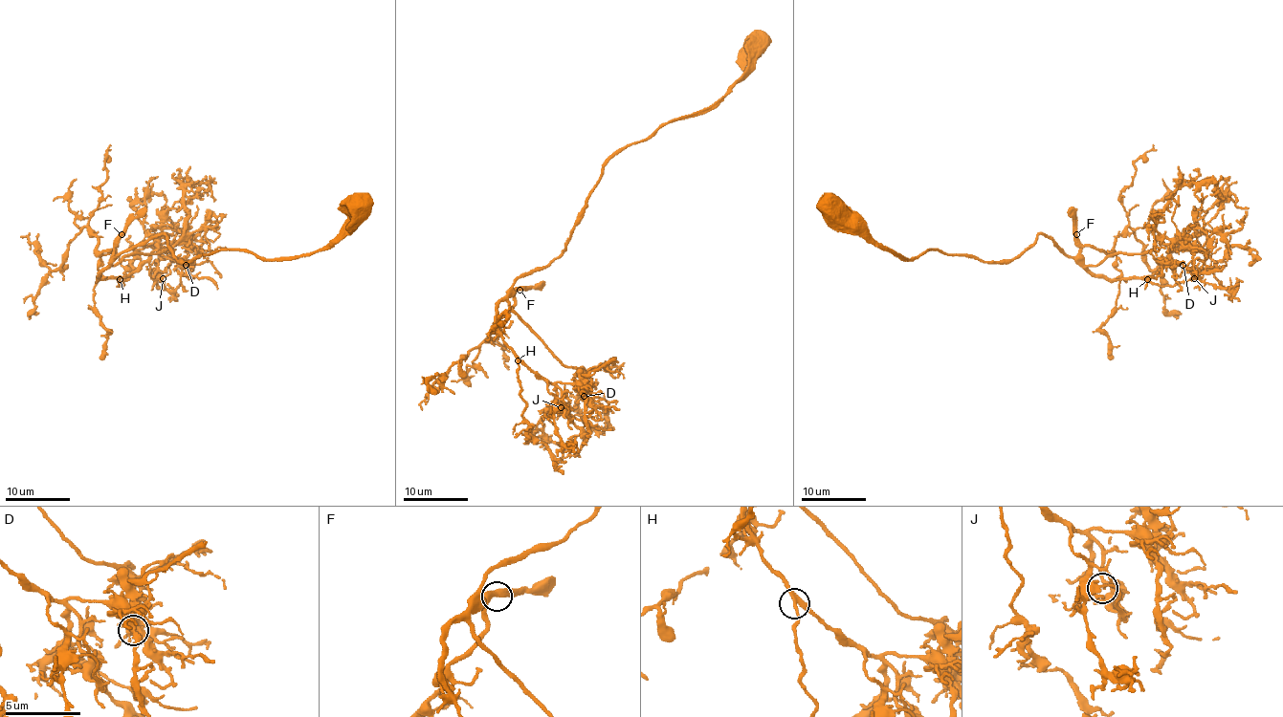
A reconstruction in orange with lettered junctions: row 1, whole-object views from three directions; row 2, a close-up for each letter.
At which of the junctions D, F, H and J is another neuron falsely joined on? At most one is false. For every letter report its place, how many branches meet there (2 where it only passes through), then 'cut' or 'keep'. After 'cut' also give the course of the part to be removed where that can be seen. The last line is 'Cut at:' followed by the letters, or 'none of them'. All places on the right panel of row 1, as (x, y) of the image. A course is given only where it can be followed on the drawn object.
D: (1183, 265) | 2 | keep
F: (1076, 234) | 2 | keep
H: (1147, 279) | 3 | keep
J: (1194, 278) | 2 | keep
Cut at: none of them

